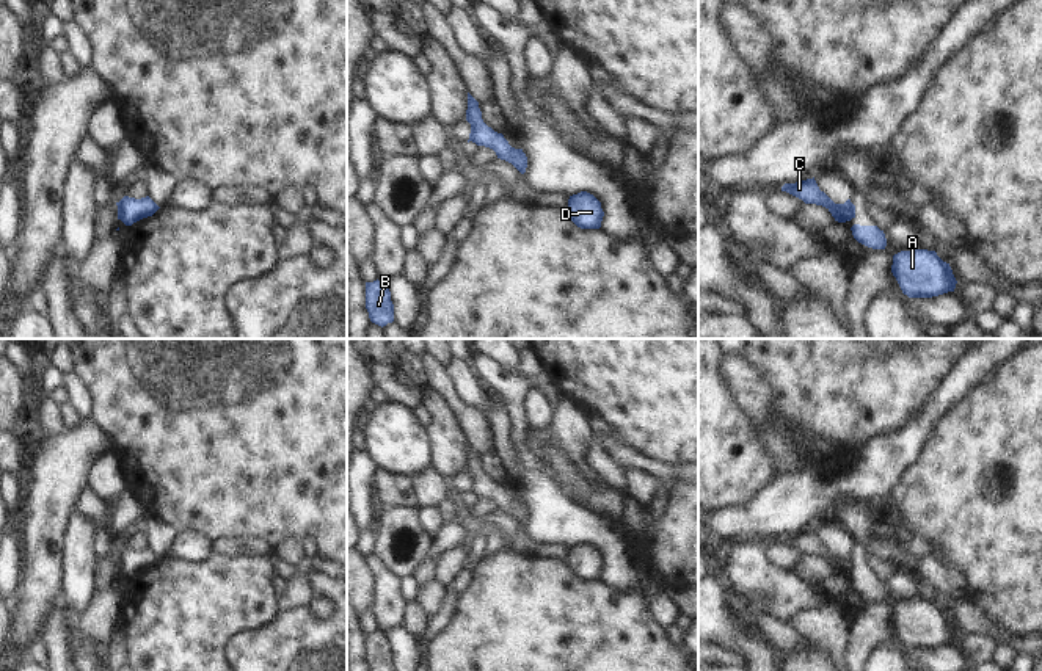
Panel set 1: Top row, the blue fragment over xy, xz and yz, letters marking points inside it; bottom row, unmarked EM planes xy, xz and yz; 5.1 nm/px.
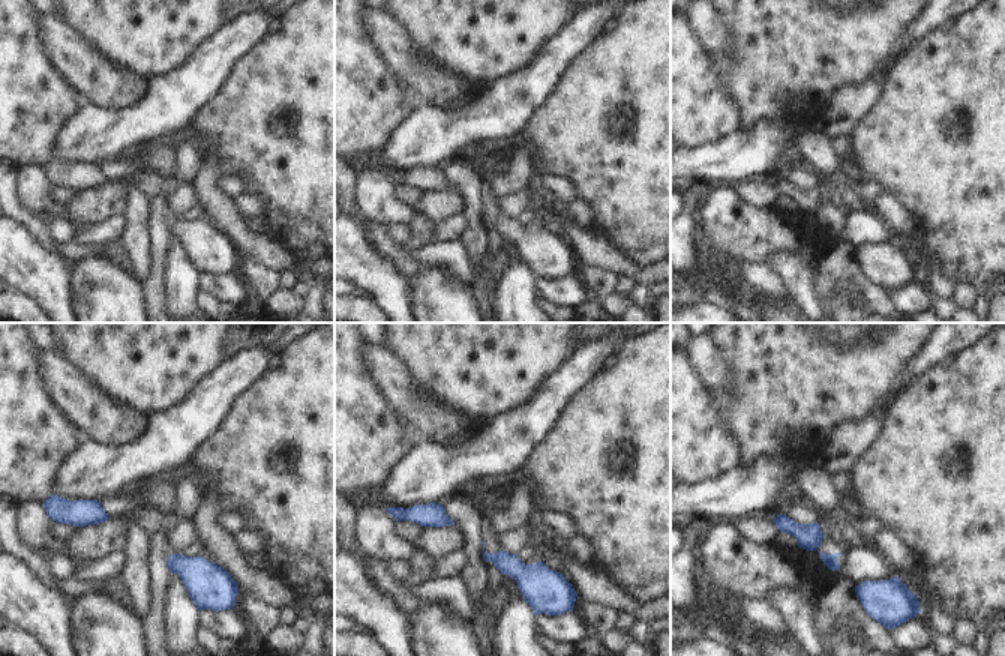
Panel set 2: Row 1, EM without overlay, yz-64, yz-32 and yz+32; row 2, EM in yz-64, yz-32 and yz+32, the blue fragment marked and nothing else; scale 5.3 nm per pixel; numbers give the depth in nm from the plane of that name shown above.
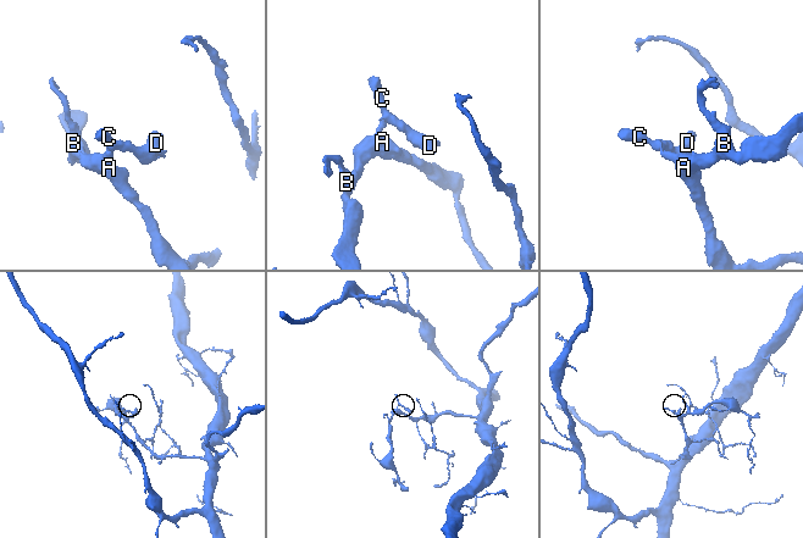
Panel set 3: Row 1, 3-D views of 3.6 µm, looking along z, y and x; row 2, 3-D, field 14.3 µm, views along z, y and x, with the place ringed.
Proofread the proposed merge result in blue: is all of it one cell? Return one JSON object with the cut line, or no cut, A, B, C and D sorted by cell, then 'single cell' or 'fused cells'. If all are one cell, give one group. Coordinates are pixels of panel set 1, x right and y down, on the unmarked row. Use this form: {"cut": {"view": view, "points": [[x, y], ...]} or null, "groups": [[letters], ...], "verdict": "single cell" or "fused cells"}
{"cut": {"view": "yz", "points": [[851, 555], [852, 568]]}, "groups": [["A", "B"], ["C", "D"]], "verdict": "fused cells"}

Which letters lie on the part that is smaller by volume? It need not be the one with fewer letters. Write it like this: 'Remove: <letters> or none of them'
Remove: C, D

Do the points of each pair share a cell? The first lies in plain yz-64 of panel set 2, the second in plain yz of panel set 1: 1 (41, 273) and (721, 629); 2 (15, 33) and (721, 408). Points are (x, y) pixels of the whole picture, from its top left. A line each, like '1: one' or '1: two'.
1: one
2: one

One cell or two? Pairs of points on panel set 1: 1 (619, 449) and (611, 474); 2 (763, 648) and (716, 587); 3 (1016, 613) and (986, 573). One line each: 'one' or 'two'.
1: two
2: one
3: one

